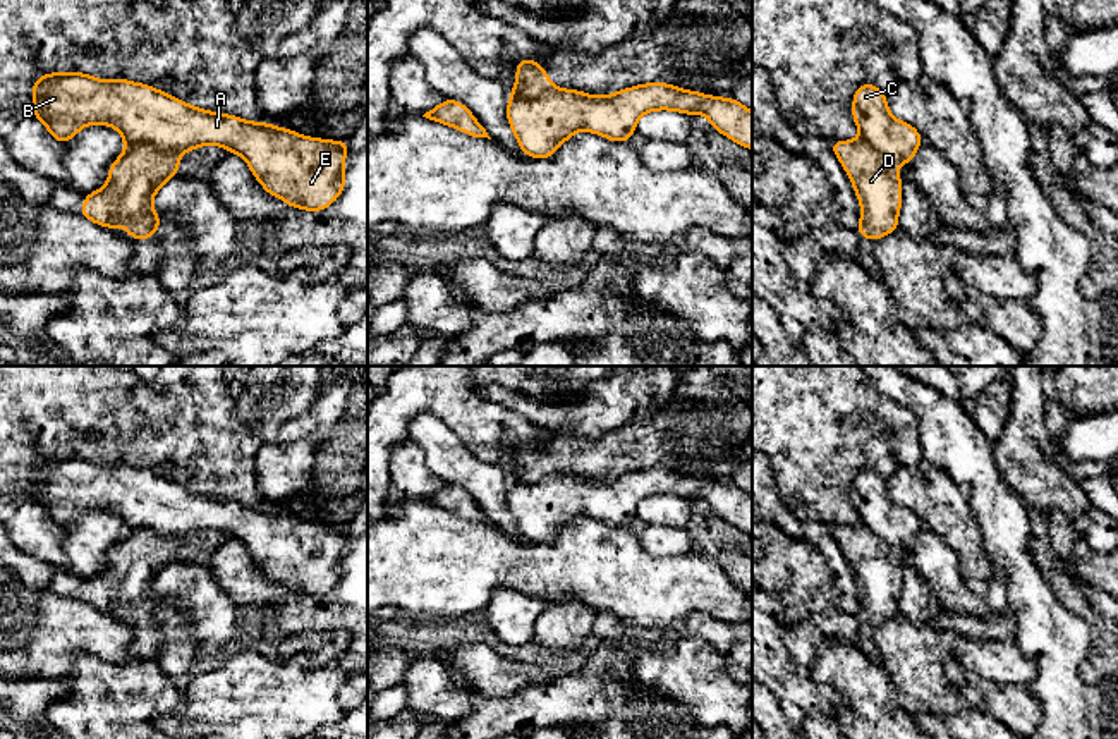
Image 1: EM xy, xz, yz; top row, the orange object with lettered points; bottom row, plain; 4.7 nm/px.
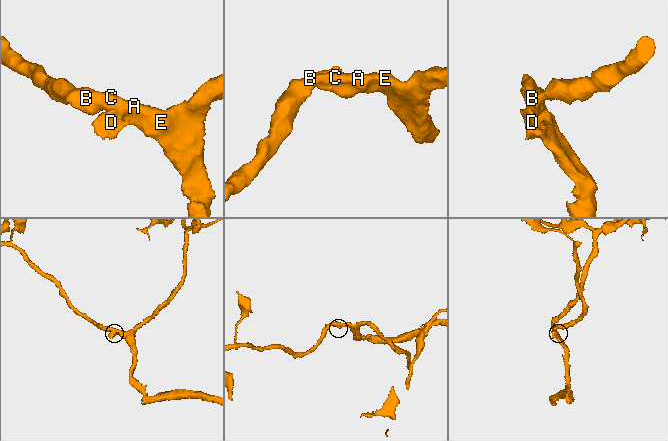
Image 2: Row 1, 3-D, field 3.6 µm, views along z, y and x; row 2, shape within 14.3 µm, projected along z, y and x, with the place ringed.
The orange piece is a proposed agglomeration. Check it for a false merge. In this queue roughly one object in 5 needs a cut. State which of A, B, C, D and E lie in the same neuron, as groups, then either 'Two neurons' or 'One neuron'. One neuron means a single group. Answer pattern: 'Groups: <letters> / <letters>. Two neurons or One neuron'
Groups: A B C E / D. Two neurons

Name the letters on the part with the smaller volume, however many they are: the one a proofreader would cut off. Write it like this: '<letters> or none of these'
D

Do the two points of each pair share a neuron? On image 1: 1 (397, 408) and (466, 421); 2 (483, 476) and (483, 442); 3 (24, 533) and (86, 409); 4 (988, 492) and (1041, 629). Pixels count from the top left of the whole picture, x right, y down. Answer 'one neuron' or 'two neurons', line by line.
1: one neuron
2: two neurons
3: two neurons
4: one neuron

